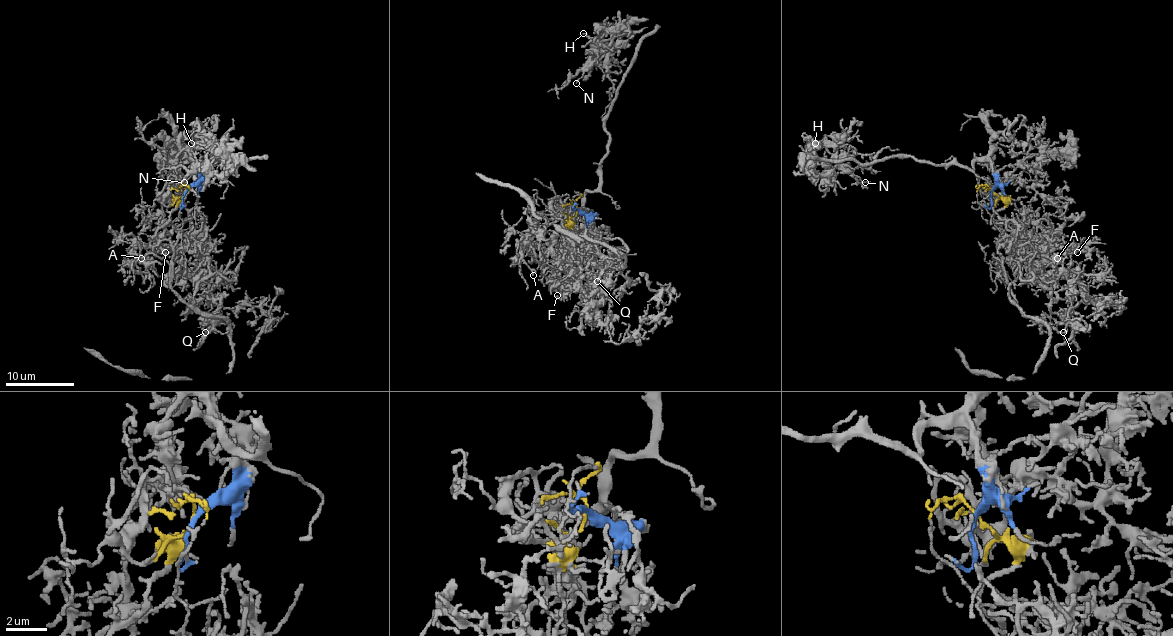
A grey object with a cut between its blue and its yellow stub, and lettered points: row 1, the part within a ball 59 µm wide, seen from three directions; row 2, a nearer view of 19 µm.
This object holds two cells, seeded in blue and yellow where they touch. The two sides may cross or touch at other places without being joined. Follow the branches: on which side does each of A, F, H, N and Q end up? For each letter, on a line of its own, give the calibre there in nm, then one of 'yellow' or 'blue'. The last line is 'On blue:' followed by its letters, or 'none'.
A: 100 nm thick; yellow
F: 100 nm thick; yellow
H: 180 nm thick; blue
N: 140 nm thick; blue
Q: 190 nm thick; yellow
On blue: H, N

